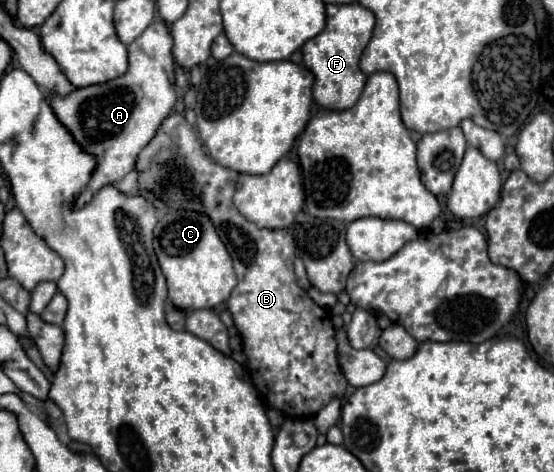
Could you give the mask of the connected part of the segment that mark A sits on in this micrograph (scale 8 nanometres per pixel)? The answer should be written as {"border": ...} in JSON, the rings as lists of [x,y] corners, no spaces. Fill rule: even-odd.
{"border":[[[164,22],[150,24],[132,44],[128,44],[130,68],[124,76],[98,86],[78,88],[68,96],[50,96],[58,120],[72,132],[74,140],[98,158],[98,168],[88,188],[76,198],[82,206],[90,202],[96,190],[106,184],[118,184],[136,164],[140,150],[156,136],[160,124],[170,116],[176,104],[172,34]]]}

